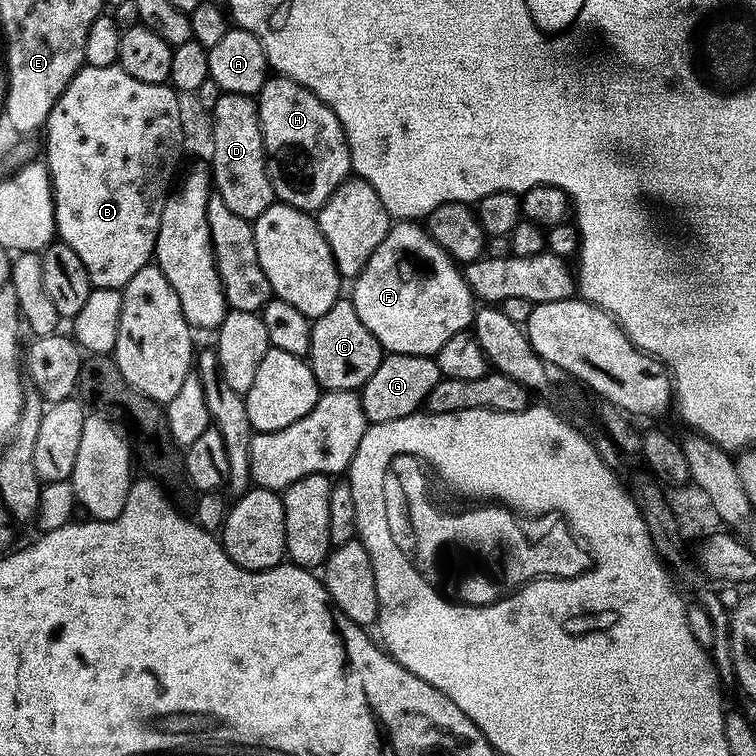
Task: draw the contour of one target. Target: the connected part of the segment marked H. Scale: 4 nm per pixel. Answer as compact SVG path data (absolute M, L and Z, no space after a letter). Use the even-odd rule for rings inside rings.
M287 78L265 79L258 92L258 111L260 133L264 139L268 162L268 175L272 181L275 199L281 204L301 208L303 212L309 214L319 213L324 205L326 194L331 193L337 186L343 185L352 172L352 153L348 147L344 128L340 125L340 119L307 86L295 84Z

